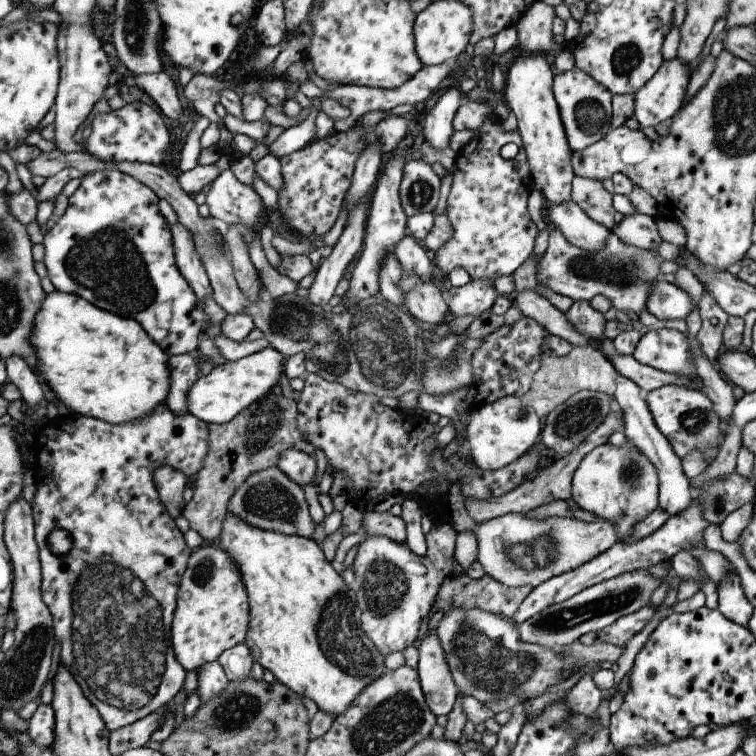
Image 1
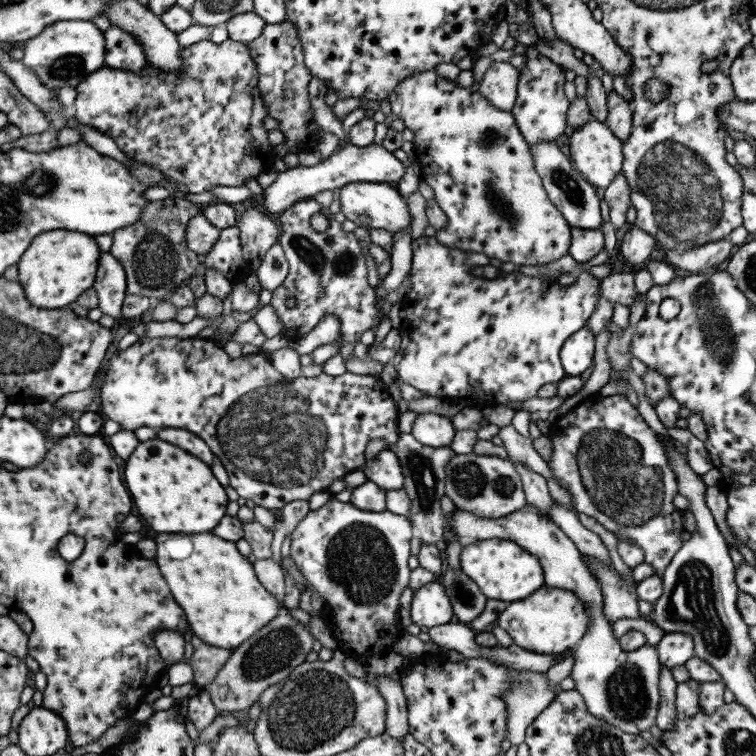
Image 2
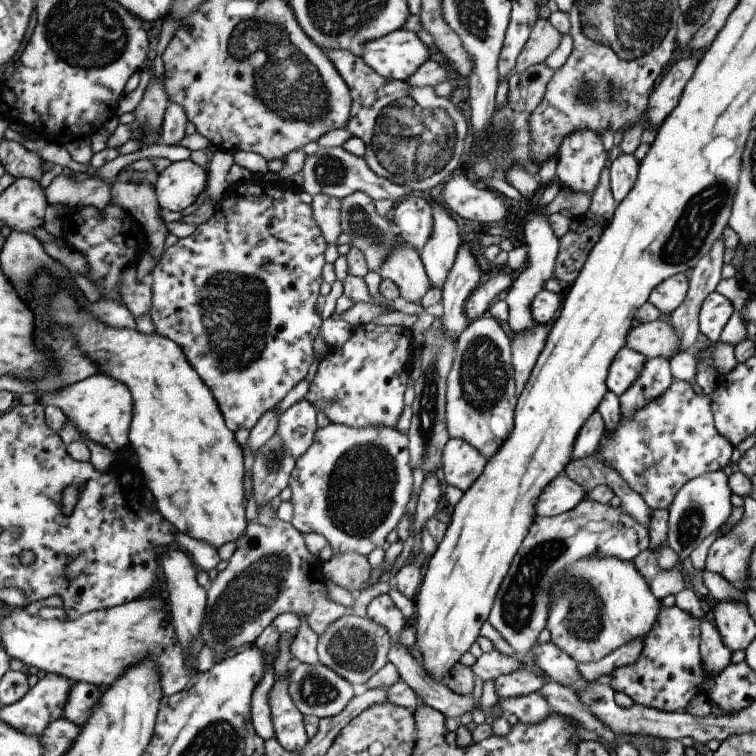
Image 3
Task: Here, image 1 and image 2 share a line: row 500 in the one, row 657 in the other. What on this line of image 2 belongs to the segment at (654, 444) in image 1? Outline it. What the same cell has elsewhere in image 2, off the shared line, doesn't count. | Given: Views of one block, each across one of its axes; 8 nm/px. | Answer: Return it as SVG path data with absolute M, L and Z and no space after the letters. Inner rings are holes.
M669 632L655 646L658 662L663 668L672 669L684 665L689 658L694 657L693 642L687 634Z

